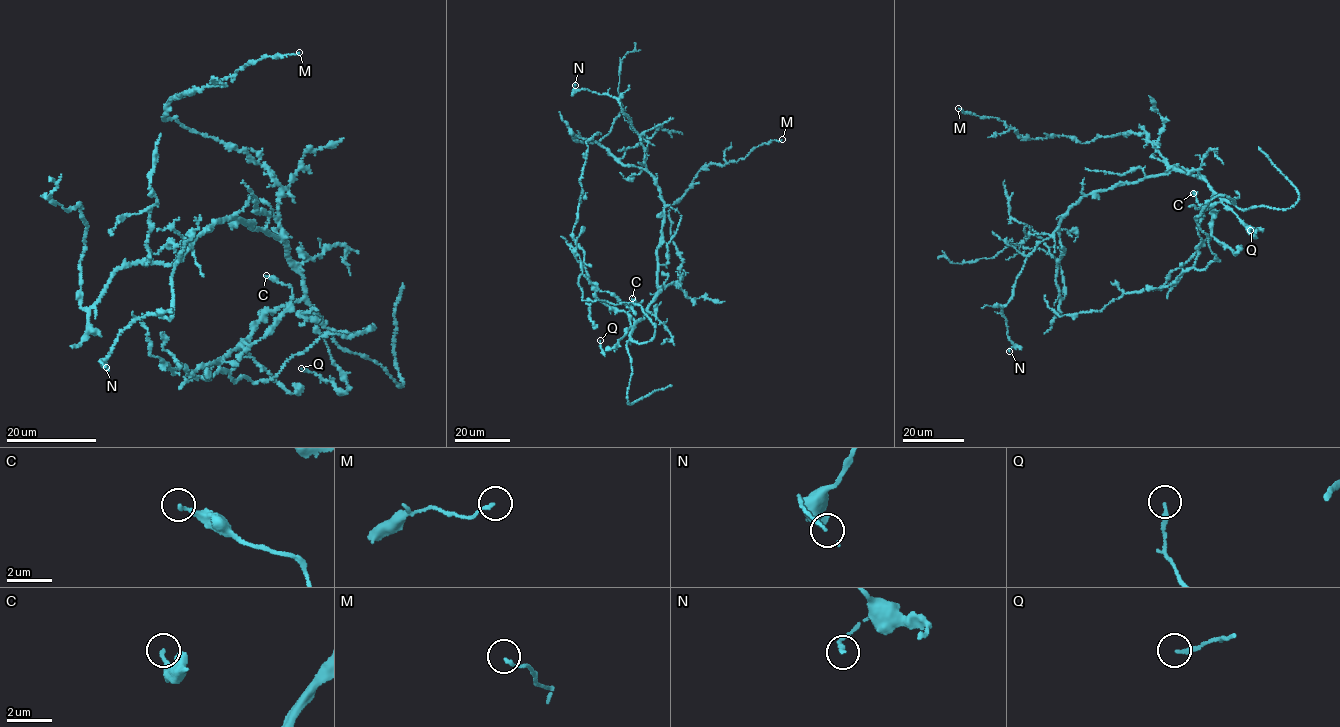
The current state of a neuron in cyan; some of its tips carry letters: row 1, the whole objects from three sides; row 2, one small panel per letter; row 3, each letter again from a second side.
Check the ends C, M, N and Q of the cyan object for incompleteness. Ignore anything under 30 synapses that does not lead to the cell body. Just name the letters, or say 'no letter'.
no letter

